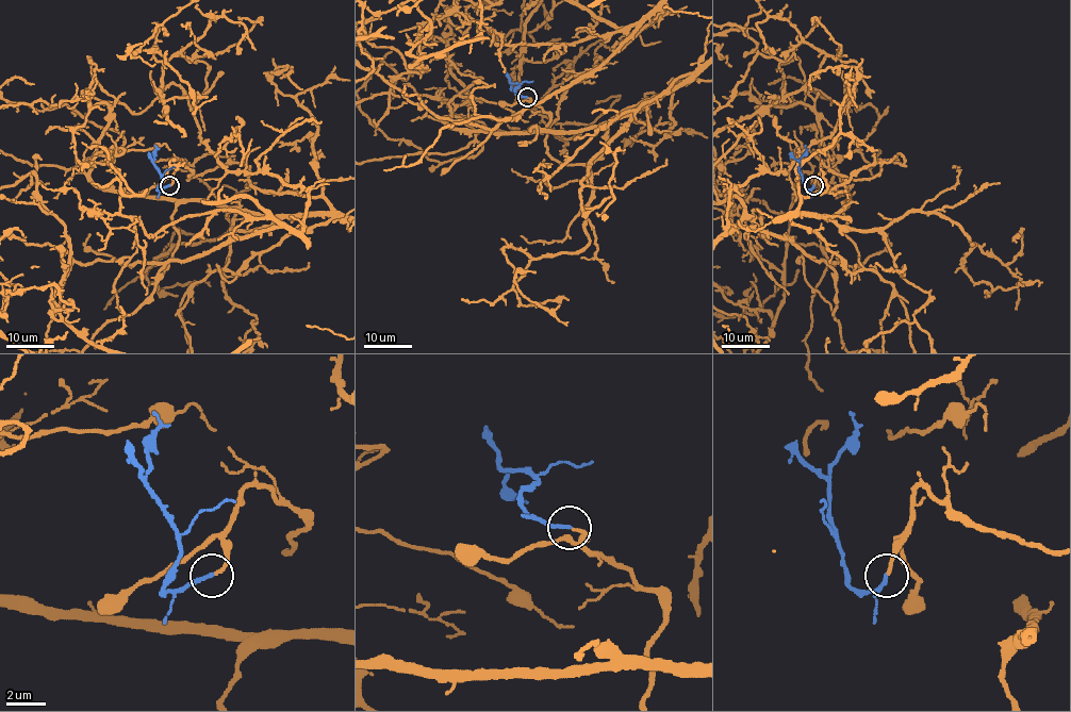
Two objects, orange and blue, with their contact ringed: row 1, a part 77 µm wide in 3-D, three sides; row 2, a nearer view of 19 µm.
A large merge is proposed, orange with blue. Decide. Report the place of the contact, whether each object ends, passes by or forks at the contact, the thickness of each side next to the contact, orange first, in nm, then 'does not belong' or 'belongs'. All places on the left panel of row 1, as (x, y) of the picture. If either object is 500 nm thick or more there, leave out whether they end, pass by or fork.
at (169, 185); orange ends there; blue ends there; 160 nm thick on the orange side, 190 nm on the other; belongs

